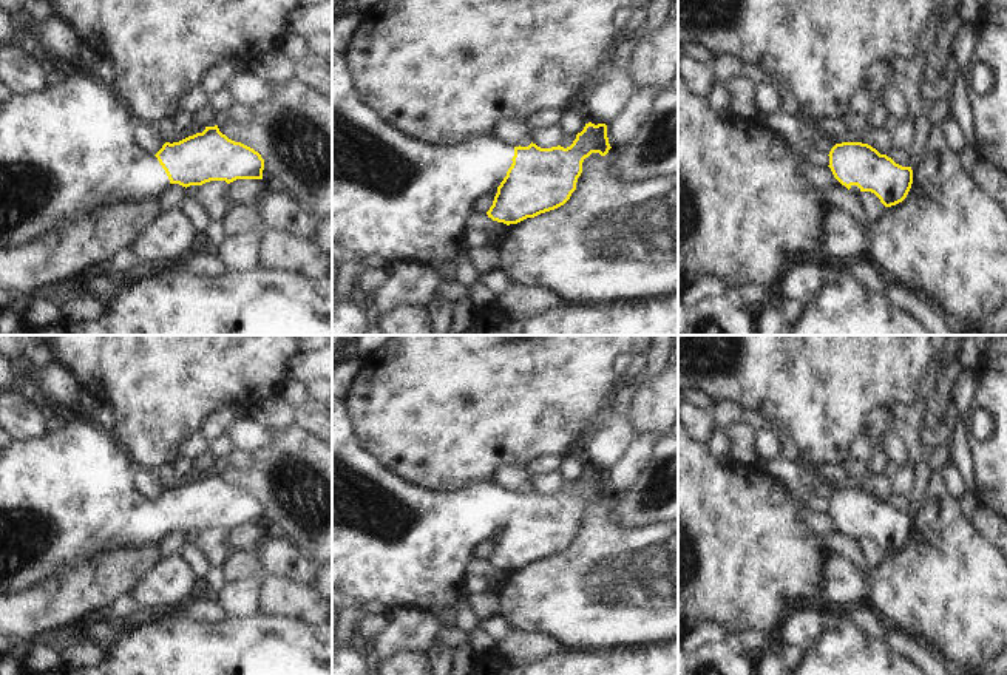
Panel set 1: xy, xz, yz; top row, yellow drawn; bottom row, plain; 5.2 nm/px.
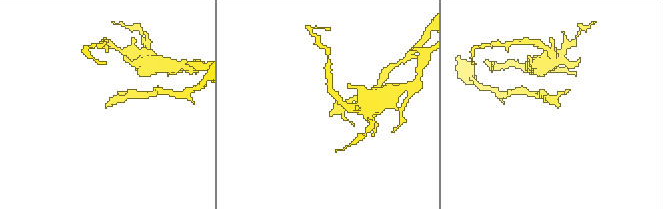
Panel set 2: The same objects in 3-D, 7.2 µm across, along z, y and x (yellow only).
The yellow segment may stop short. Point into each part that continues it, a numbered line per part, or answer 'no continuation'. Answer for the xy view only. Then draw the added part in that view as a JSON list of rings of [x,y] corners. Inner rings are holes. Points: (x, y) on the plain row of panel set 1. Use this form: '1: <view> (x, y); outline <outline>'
1: xy (64, 496); outline [[[73,416],[68,425],[56,432],[46,431],[42,437],[28,442],[11,442],[0,451],[0,598],[31,589],[45,581],[51,573],[76,567],[103,548],[158,545],[161,536],[167,531],[170,531],[170,525],[158,504],[141,497],[133,487],[131,457],[119,448],[107,431],[94,423],[86,423]]]

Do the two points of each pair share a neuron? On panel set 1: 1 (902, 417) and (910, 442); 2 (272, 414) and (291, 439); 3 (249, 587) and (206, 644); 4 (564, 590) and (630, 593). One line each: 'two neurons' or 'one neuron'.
1: one neuron
2: two neurons
3: two neurons
4: one neuron

